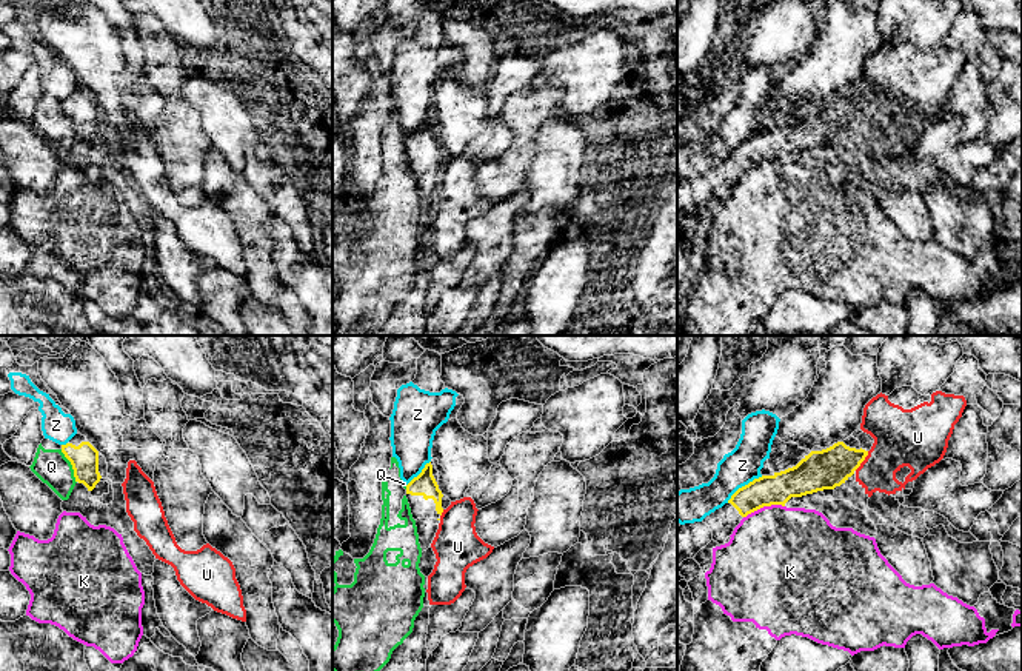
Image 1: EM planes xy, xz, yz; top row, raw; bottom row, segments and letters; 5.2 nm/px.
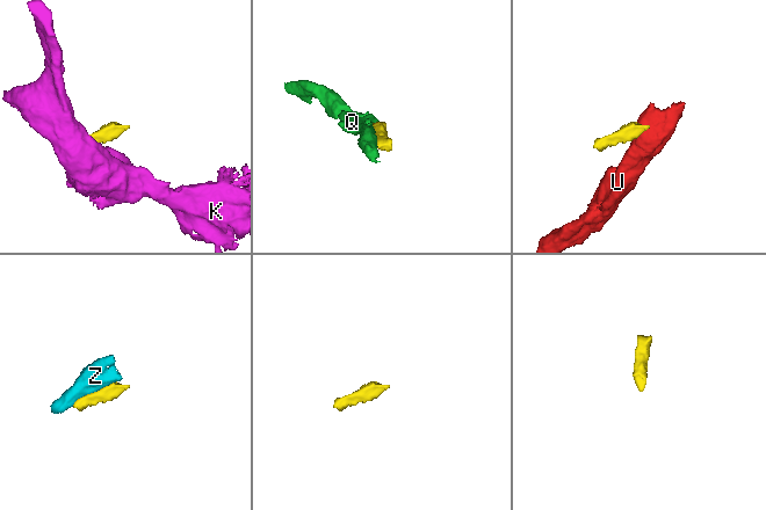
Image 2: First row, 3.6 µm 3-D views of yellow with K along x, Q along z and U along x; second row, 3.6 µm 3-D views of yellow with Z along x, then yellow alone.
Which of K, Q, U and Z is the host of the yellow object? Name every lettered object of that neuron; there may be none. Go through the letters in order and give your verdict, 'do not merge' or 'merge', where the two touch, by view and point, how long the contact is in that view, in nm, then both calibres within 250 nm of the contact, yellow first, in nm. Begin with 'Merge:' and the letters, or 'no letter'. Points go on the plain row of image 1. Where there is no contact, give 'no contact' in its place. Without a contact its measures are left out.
Merge: no letter
K: do not merge | yz (764, 160) | 220 nm | 160/480 nm
Q: do not merge | xy (73, 122) | 190 nm | 140/180 nm
U: do not merge | yz (864, 114) | 130 nm | 200/300 nm
Z: do not merge | yz (745, 140) | 240 nm | 160/190 nm

